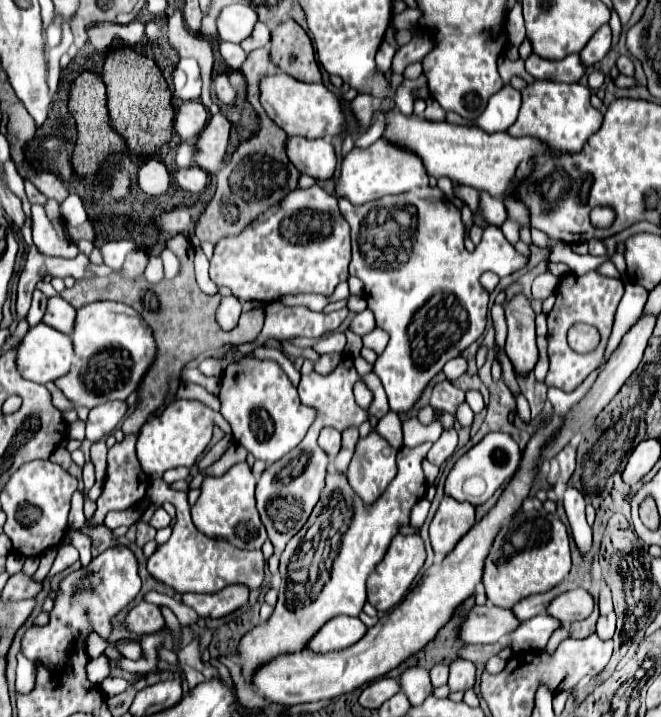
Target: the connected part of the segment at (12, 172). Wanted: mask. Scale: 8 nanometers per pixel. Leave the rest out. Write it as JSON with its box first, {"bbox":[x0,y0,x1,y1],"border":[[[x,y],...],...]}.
{"bbox":[2,159,31,219],"border":[[[8,159],[2,165],[9,189],[21,199],[22,209],[25,215],[31,219],[31,203],[26,196],[22,177],[19,175],[17,168],[11,159]]]}

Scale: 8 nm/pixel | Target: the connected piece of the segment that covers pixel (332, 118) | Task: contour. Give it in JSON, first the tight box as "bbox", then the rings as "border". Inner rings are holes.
{"bbox":[259,73,345,139],"border":[[[267,73],[259,81],[259,101],[265,113],[287,135],[301,135],[307,139],[335,137],[345,129],[345,113],[341,101],[323,83],[303,83],[285,73]]]}

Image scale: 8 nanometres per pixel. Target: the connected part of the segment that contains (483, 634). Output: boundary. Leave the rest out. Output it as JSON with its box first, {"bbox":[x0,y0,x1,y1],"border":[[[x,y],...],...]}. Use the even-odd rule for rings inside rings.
{"bbox":[459,605,519,645],"border":[[[475,605],[463,625],[459,627],[459,639],[467,645],[477,643],[497,643],[499,637],[509,635],[519,621],[511,609],[497,609],[493,605]]]}

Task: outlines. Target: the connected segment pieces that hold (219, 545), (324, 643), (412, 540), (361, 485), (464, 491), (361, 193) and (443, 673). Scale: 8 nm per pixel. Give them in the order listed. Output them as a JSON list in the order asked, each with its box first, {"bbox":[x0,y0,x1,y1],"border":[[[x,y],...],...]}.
[{"bbox":[147,479,265,593],"border":[[[155,479],[149,487],[151,501],[167,499],[177,507],[177,521],[173,525],[173,533],[167,543],[159,545],[157,551],[149,557],[147,571],[161,583],[167,583],[177,593],[215,593],[221,591],[225,585],[245,585],[249,591],[261,587],[265,577],[265,557],[261,549],[243,551],[233,545],[229,545],[223,539],[209,539],[203,533],[197,531],[197,527],[191,521],[189,513],[189,501],[185,491],[171,489],[163,479]]]},{"bbox":[305,615,367,653],"border":[[[337,615],[333,621],[327,621],[321,631],[305,645],[309,651],[315,653],[329,653],[329,651],[339,651],[345,647],[355,645],[363,635],[367,627],[357,619],[357,617],[347,617],[347,615]]]},{"bbox":[367,535,425,611],"border":[[[395,535],[383,561],[377,565],[377,569],[367,577],[367,601],[377,609],[377,611],[389,611],[395,607],[409,591],[415,575],[425,563],[425,545],[423,539],[415,535]]]},{"bbox":[347,421,395,505],"border":[[[371,421],[371,433],[359,437],[353,459],[347,469],[349,485],[369,505],[395,477],[395,451],[377,431],[377,421]]]},{"bbox":[445,433,521,505],"border":[[[489,433],[481,443],[477,443],[473,449],[469,449],[451,469],[447,481],[445,481],[445,493],[451,495],[457,501],[469,501],[471,505],[485,503],[499,485],[515,473],[521,459],[521,451],[517,443],[507,433]]]},{"bbox":[335,139,429,205],"border":[[[379,139],[365,149],[353,149],[343,159],[339,177],[335,181],[335,195],[345,197],[353,205],[363,205],[385,195],[399,195],[425,185],[429,185],[429,177],[423,169],[421,159],[413,157],[413,153],[405,153],[403,149],[387,143],[385,139]]]},{"bbox":[431,663,449,687],"border":[[[437,663],[437,665],[433,665],[431,667],[431,683],[435,685],[435,687],[439,687],[439,685],[445,685],[447,683],[447,675],[449,675],[449,667],[447,665],[443,665],[443,663]]]}]

